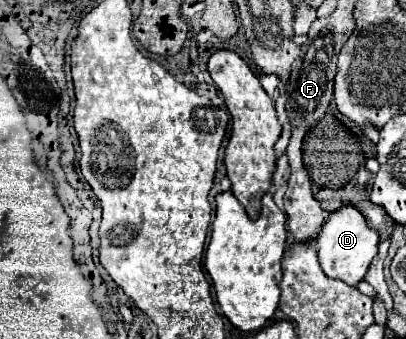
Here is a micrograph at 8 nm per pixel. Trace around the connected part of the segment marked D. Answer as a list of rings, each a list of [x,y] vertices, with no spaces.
[[[343,205],[337,213],[331,213],[327,223],[323,223],[315,243],[319,247],[317,255],[319,255],[321,269],[325,271],[327,277],[341,279],[347,285],[357,285],[359,281],[363,281],[373,257],[377,255],[379,235],[377,235],[377,231],[367,227],[363,215],[355,207]]]

